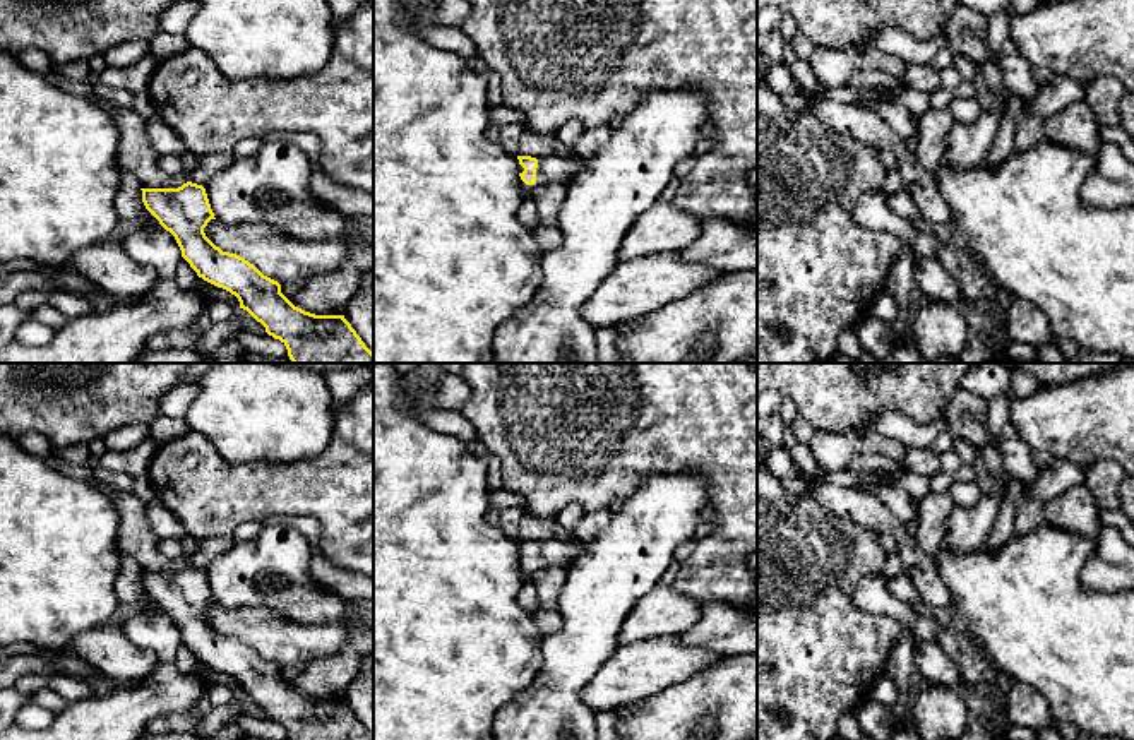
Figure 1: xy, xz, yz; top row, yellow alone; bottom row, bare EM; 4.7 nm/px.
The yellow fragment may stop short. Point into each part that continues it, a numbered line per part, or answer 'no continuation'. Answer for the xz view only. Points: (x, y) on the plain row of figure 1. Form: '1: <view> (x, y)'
1: xz (552, 552)

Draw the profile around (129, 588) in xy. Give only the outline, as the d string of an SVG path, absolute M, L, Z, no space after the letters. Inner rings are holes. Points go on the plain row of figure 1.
M122 553L122 565L115 581L115 591L120 603L142 605L151 598L142 586L140 565L132 555Z

